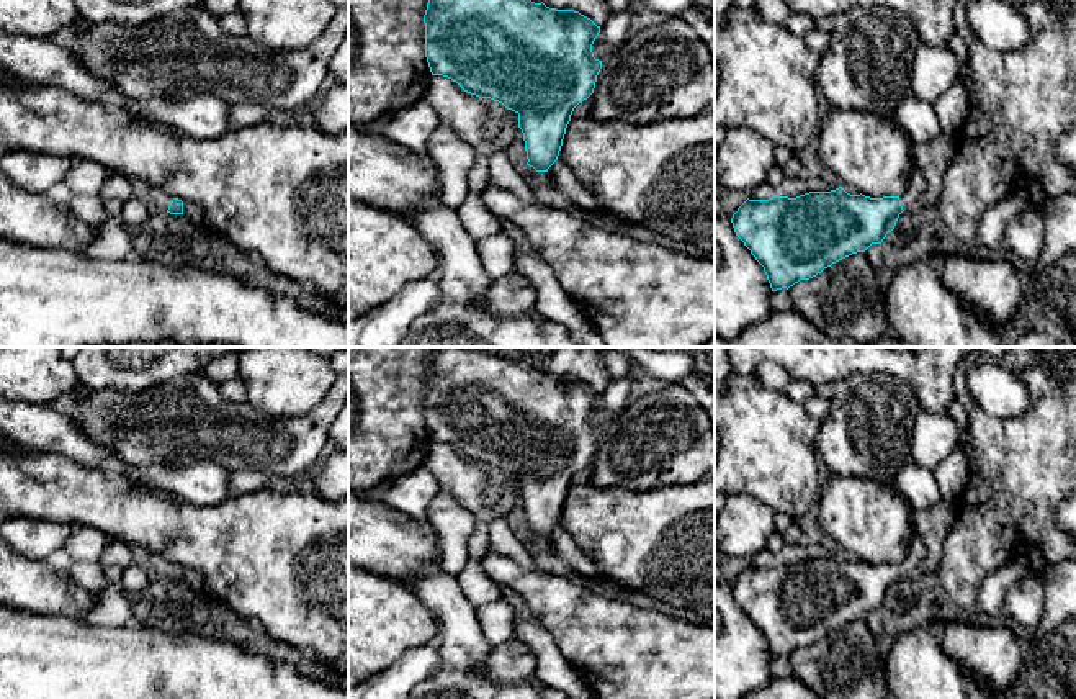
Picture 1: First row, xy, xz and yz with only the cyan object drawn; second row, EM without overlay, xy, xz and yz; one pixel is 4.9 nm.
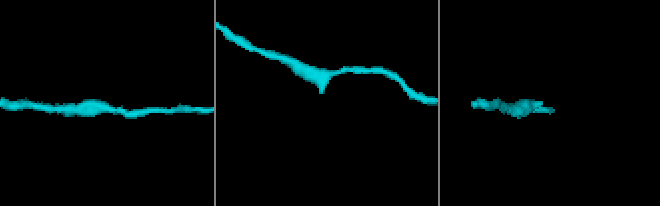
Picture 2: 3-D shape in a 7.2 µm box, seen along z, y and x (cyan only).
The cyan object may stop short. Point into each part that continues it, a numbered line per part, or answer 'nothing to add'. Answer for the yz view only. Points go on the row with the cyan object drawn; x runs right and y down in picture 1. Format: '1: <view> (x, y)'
1: yz (914, 192)

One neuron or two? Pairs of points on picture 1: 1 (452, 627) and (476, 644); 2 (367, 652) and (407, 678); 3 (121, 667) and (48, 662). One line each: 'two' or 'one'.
1: one
2: two
3: one

